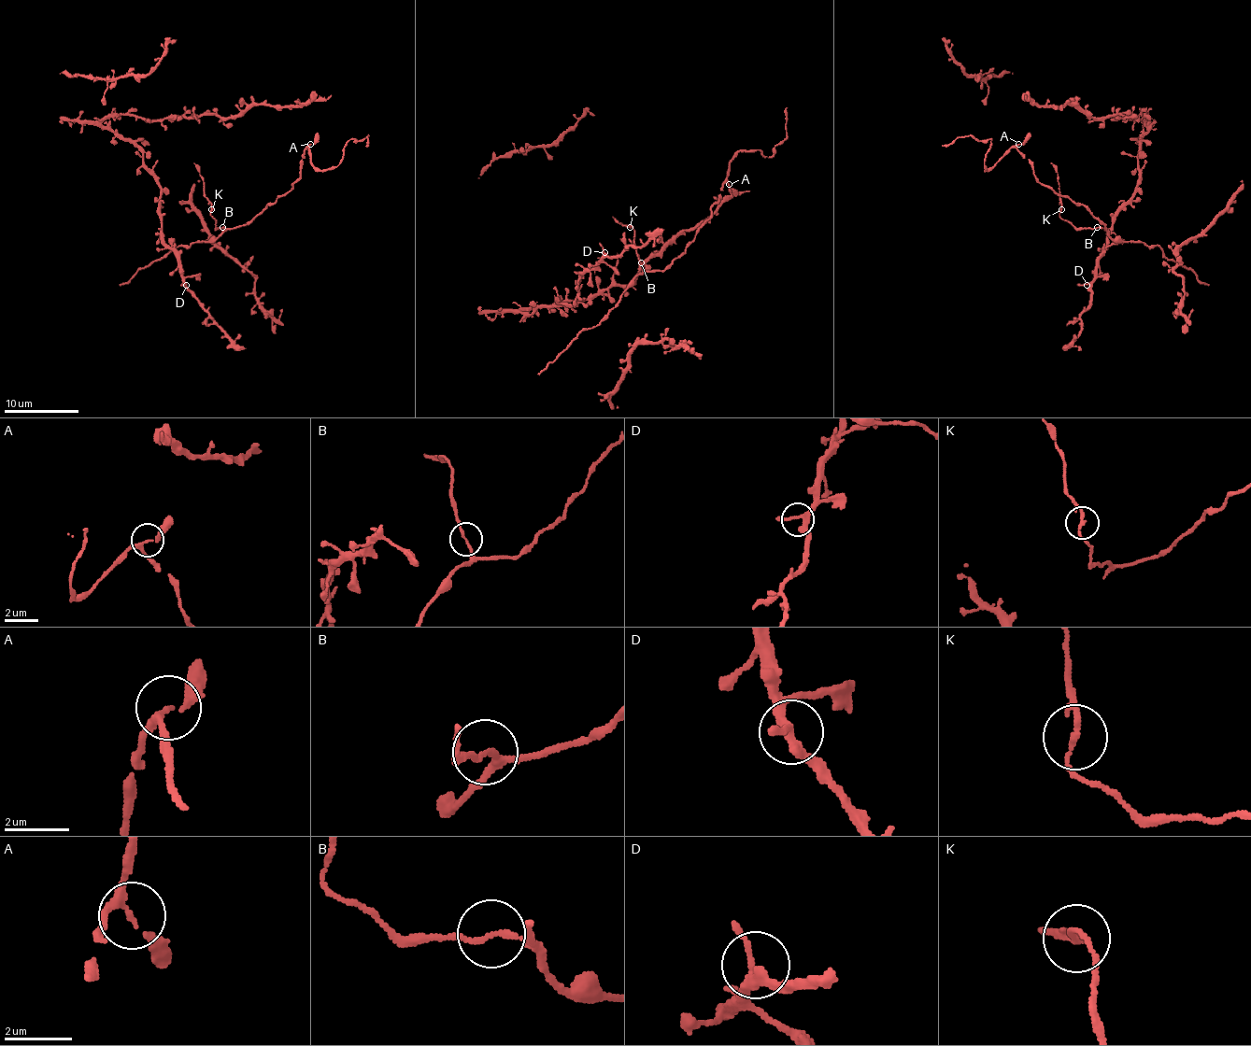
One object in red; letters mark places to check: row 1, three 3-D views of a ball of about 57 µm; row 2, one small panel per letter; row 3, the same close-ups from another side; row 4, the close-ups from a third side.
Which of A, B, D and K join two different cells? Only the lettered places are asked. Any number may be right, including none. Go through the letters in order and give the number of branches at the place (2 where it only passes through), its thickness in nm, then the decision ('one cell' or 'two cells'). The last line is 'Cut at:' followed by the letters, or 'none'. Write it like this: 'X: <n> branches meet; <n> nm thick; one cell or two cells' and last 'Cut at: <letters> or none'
A: 3 branches meet; 160 nm thick; one cell
B: 2 branches meet; 150 nm thick; one cell
D: 3 branches meet; 200 nm thick; one cell
K: 2 branches meet; 160 nm thick; two cells
Cut at: K

